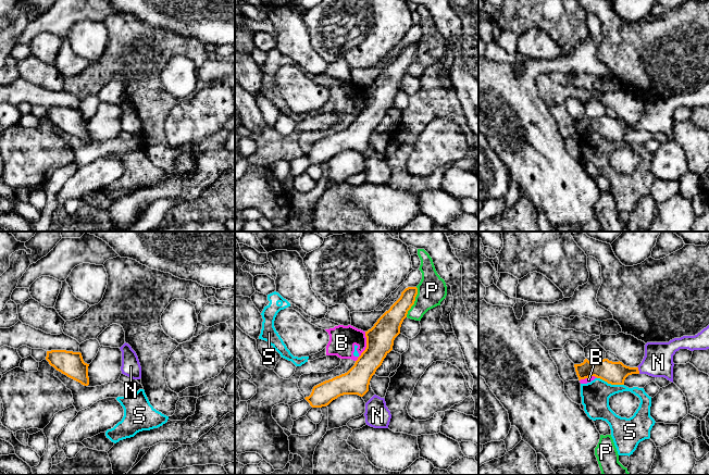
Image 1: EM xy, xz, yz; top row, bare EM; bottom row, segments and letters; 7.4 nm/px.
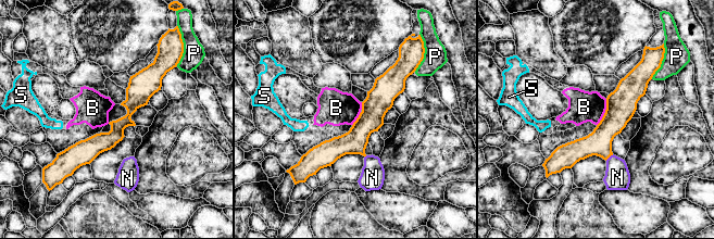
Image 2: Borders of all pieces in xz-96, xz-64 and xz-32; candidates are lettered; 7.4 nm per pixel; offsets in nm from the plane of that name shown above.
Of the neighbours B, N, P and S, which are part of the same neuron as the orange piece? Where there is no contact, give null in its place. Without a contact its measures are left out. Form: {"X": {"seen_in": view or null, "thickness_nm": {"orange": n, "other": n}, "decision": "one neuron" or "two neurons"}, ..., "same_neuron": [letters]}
{"B": {"seen_in": "xz", "thickness_nm": {"orange": 200, "other": 190}, "decision": "two neurons"}, "N": {"seen_in": "yz", "thickness_nm": {"orange": 170, "other": 220}, "decision": "one neuron"}, "P": {"seen_in": "xz", "thickness_nm": {"orange": 180, "other": 220}, "decision": "two neurons"}, "S": {"seen_in": "yz", "thickness_nm": {"orange": 170, "other": 200}, "decision": "two neurons"}, "same_neuron": ["N"]}

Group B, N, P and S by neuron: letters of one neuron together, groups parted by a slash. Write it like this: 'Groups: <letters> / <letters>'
Groups: B S / N / P

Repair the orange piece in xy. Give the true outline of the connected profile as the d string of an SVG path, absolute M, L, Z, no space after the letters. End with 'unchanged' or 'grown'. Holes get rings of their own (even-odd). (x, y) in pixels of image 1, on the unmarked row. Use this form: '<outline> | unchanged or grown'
M51 107L47 108L46 116L51 123L67 134L80 139L84 142L89 141L89 121L84 118L80 109Z | unchanged

